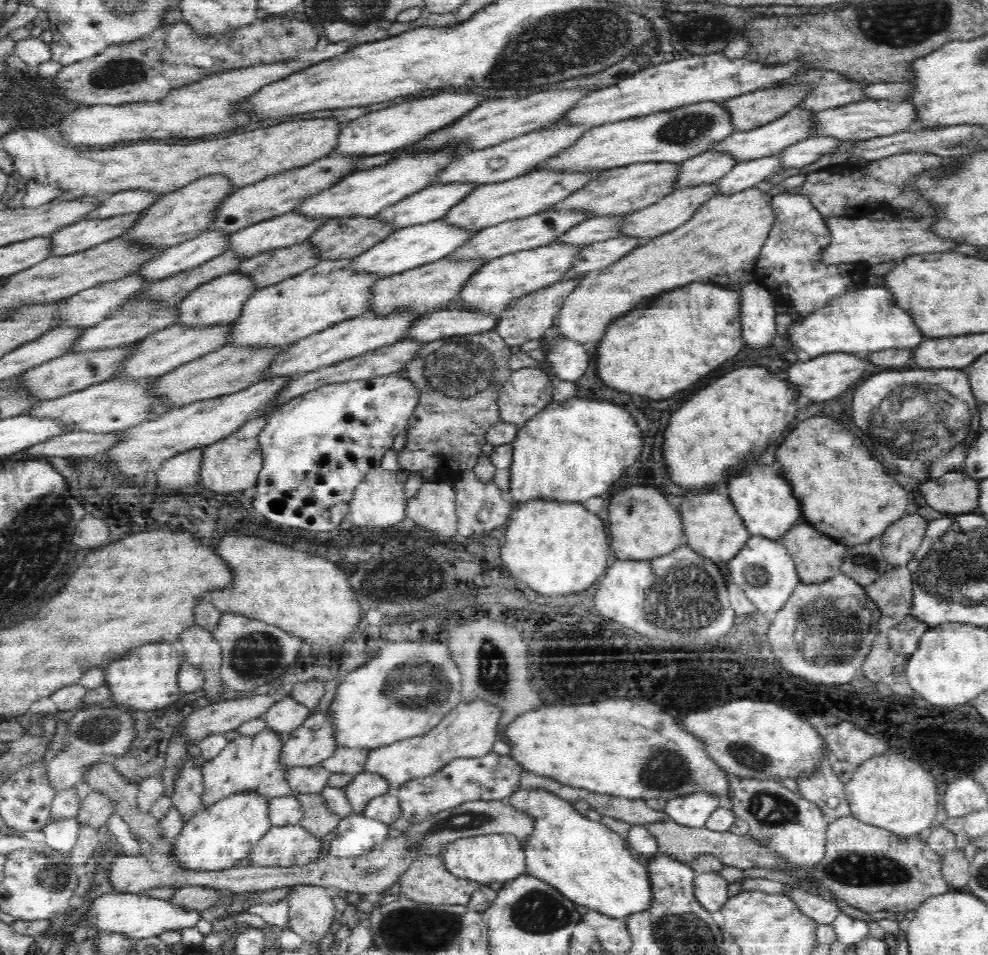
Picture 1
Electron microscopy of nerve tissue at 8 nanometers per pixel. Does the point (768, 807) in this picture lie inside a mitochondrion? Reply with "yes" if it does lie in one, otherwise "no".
yes

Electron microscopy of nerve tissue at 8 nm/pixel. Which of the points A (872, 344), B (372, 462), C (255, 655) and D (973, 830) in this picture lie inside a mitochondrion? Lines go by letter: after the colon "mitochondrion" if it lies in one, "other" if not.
A: other
B: other
C: mitochondrion
D: other

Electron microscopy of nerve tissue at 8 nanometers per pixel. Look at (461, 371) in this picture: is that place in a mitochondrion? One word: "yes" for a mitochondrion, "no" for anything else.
yes

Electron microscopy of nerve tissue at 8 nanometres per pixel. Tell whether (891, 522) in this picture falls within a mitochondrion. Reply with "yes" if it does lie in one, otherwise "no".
no

